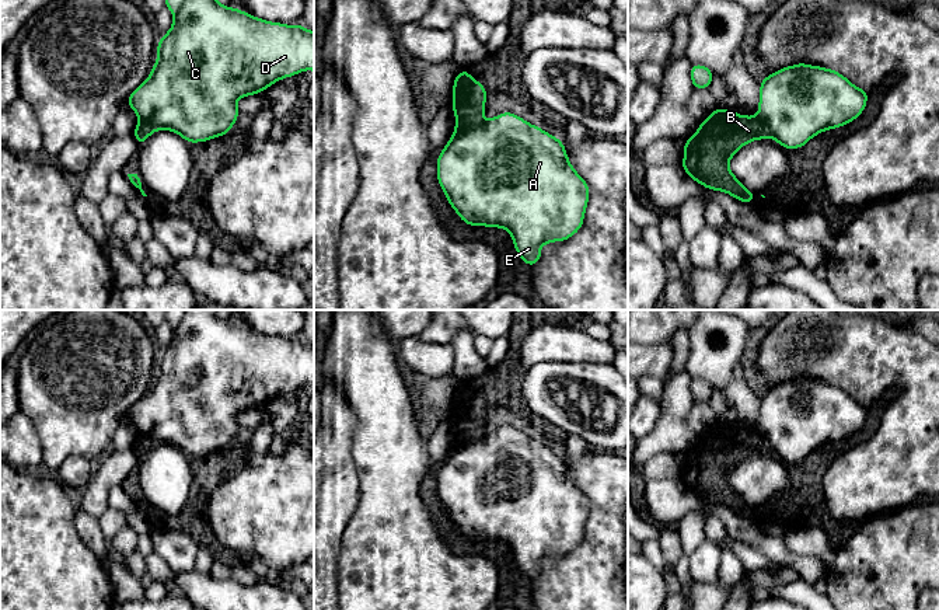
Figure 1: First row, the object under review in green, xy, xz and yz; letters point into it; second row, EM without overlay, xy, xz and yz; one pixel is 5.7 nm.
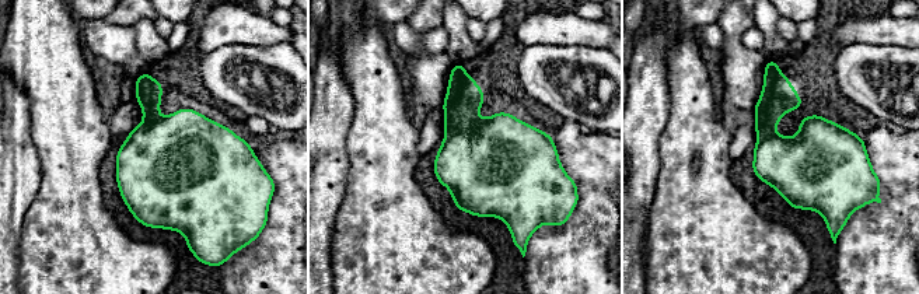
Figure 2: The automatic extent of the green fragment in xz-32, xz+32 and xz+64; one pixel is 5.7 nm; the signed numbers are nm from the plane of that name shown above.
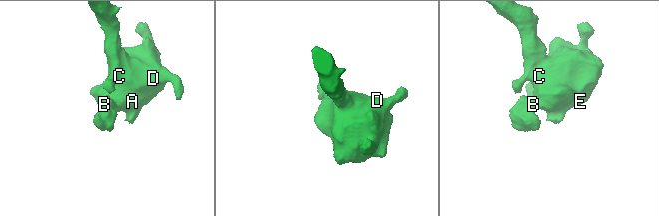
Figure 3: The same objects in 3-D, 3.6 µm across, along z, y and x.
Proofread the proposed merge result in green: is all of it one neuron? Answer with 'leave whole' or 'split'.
split

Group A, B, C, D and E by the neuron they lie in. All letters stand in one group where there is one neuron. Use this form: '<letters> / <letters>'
A C D E / B

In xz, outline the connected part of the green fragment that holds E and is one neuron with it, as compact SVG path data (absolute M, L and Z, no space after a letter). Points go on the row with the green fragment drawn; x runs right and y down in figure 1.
M513 112L453 135L437 157L437 181L462 222L507 230L519 257L531 268L541 258L542 244L565 241L579 231L589 203L589 184L569 163L562 140Z

